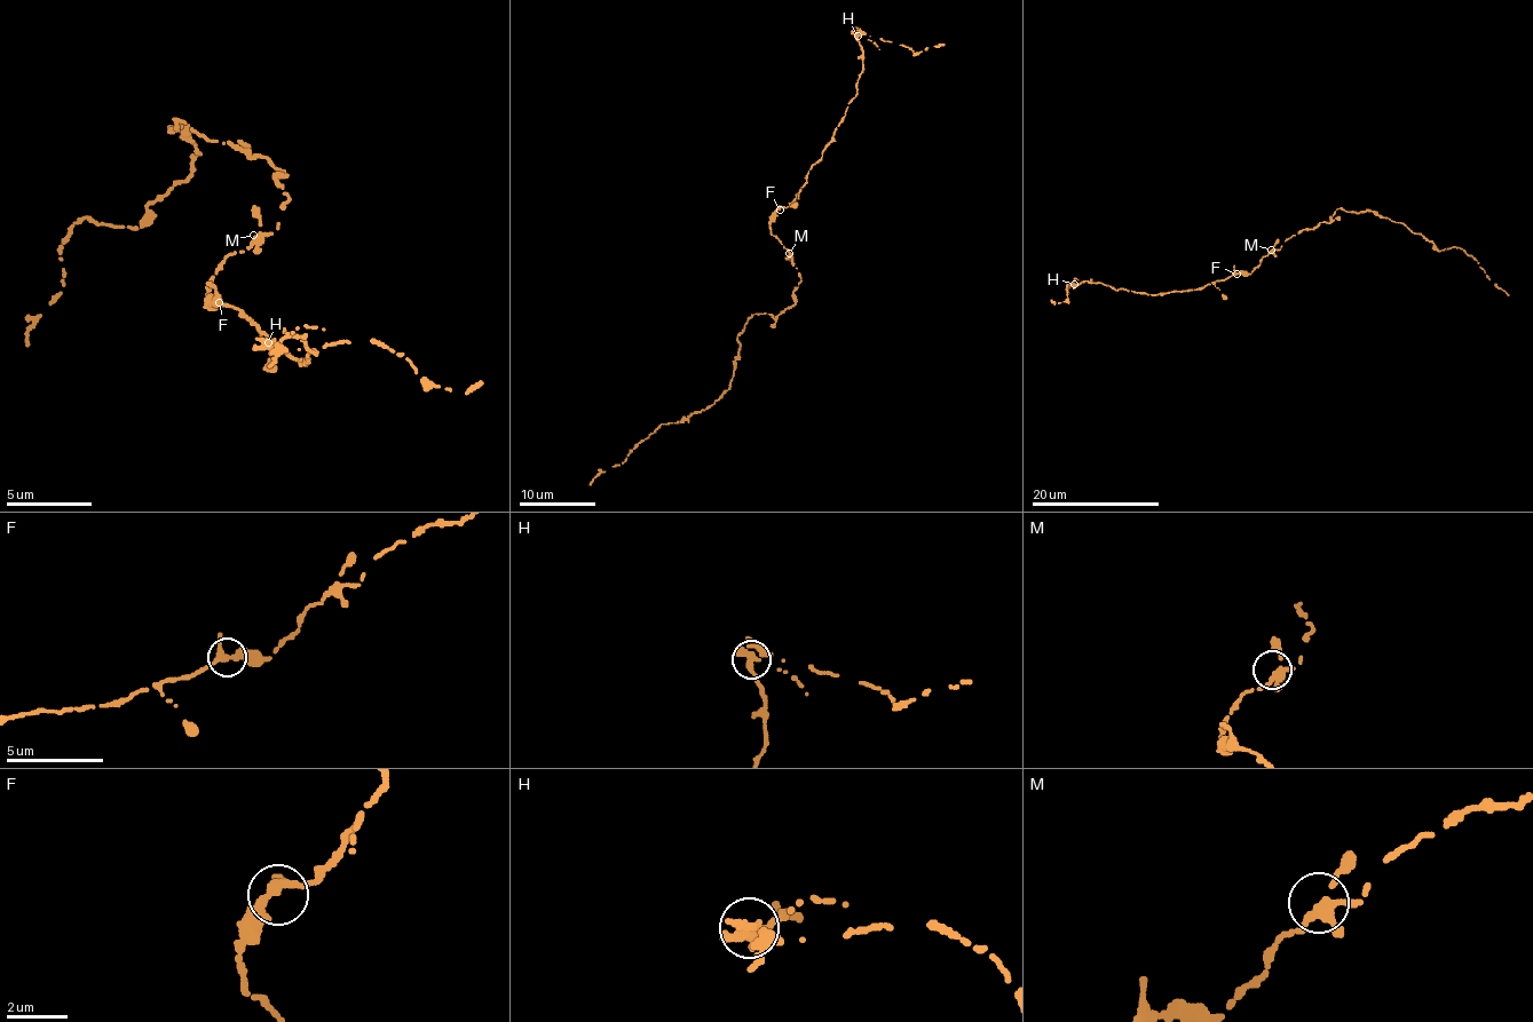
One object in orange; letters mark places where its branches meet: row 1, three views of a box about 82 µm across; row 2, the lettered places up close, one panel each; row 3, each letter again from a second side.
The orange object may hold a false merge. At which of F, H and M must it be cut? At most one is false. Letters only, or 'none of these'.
H

